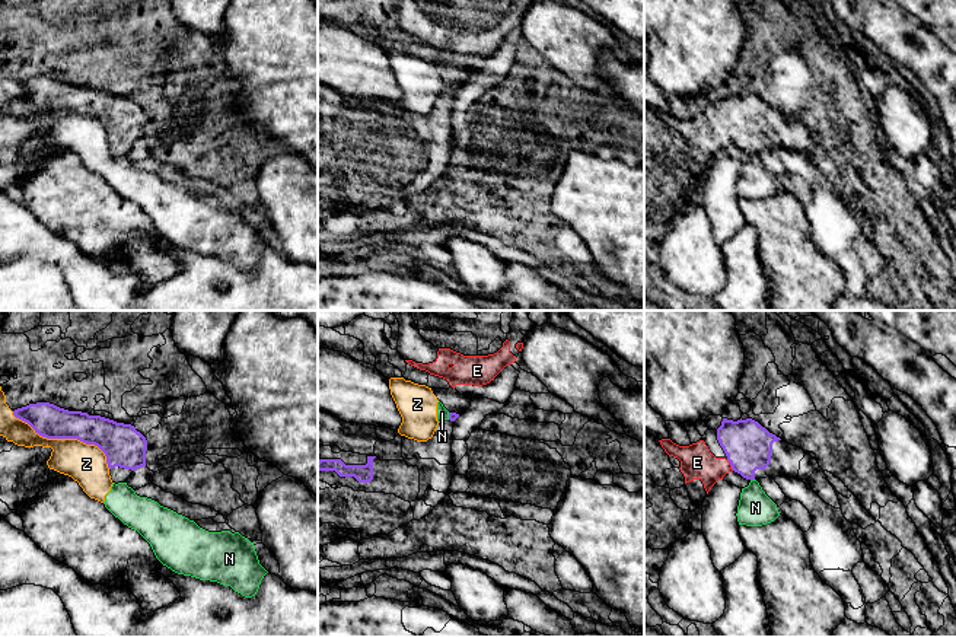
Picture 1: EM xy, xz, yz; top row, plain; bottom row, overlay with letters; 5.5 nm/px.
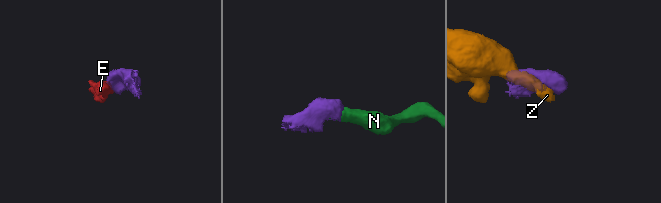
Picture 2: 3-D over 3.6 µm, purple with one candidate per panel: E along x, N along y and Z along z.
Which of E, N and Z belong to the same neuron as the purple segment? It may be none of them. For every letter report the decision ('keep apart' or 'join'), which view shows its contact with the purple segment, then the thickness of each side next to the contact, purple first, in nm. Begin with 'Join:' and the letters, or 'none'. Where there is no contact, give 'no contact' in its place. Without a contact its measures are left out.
Join: E
E: join; contact in yz; calibres 260 and 190 nm
N: keep apart; contact in yz; calibres 260 and 190 nm
Z: keep apart; contact in xy; calibres 190 and 220 nm

